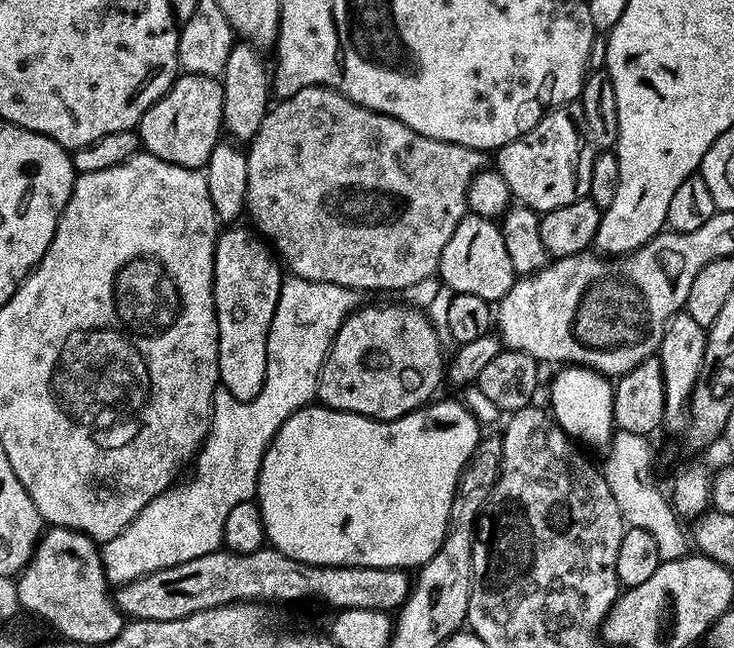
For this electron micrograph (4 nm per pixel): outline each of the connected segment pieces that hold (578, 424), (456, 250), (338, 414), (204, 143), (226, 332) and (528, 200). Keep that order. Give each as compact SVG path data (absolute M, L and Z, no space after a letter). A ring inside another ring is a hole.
M564 366L552 380L552 389L548 396L552 399L550 415L556 425L581 445L589 444L592 448L603 449L611 444L614 431L612 419L612 393L614 384L607 376L589 368Z
M464 216L454 226L446 250L442 250L438 276L443 287L452 288L453 293L474 294L489 302L499 302L518 279L514 266L510 266L510 253L506 251L506 242L502 242L499 223L485 216Z
M440 400L429 402L423 408L415 408L397 420L371 420L369 416L359 416L353 412L343 412L326 408L319 402L313 402L306 408L299 408L277 430L276 436L270 442L266 454L262 458L260 477L256 487L255 499L260 506L264 535L267 543L276 551L294 558L298 562L317 564L320 568L361 568L374 566L375 568L403 568L405 570L419 569L438 550L444 541L444 531L448 528L450 506L456 493L456 483L470 458L474 454L476 443L482 439L482 431L476 425L472 412L463 408L456 400Z
M181 74L170 86L170 90L146 114L142 114L138 125L143 151L183 168L203 169L214 146L222 139L223 83L215 76Z
M225 227L216 237L212 297L218 322L219 387L226 389L238 402L250 402L258 398L258 394L262 394L262 386L266 382L266 342L270 322L274 318L274 310L280 297L282 268L273 249L255 231L247 232L240 227Z
M573 102L562 104L559 108L545 112L543 118L529 132L522 134L514 142L499 148L495 153L494 167L502 174L502 178L506 178L506 186L510 186L513 197L519 203L543 214L550 210L558 210L558 206L570 206L570 202L587 197L590 190L593 155L594 149L592 140L588 137L584 111L580 103Z

